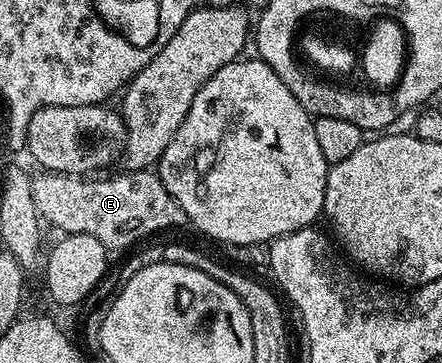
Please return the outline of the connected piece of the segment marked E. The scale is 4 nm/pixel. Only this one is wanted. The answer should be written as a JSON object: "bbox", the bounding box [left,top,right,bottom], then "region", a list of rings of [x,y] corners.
{"bbox":[32,169,186,253],"region":[[[145,169],[143,171],[125,171],[125,170],[121,170],[119,172],[120,175],[112,175],[109,177],[109,179],[100,179],[100,178],[104,178],[104,177],[81,177],[79,175],[63,175],[62,173],[58,173],[57,171],[44,171],[43,173],[40,173],[40,176],[35,176],[35,178],[32,179],[32,196],[34,197],[34,205],[36,206],[35,209],[35,214],[39,215],[41,220],[43,220],[43,222],[45,224],[48,223],[50,226],[52,227],[57,227],[58,230],[60,230],[60,233],[63,233],[64,235],[89,235],[90,237],[98,237],[98,241],[102,241],[102,245],[104,247],[107,247],[109,252],[112,253],[116,253],[116,251],[120,251],[123,249],[123,247],[128,247],[131,248],[133,245],[139,244],[141,241],[144,240],[140,240],[139,239],[144,239],[147,237],[147,235],[152,235],[155,233],[155,231],[164,231],[167,229],[167,227],[180,227],[180,226],[185,226],[186,220],[184,217],[184,211],[181,209],[181,207],[178,205],[178,201],[174,198],[174,197],[170,197],[170,193],[166,193],[166,185],[162,185],[162,181],[160,180],[160,176],[159,174],[157,174],[157,172],[155,170],[152,169]]]}

